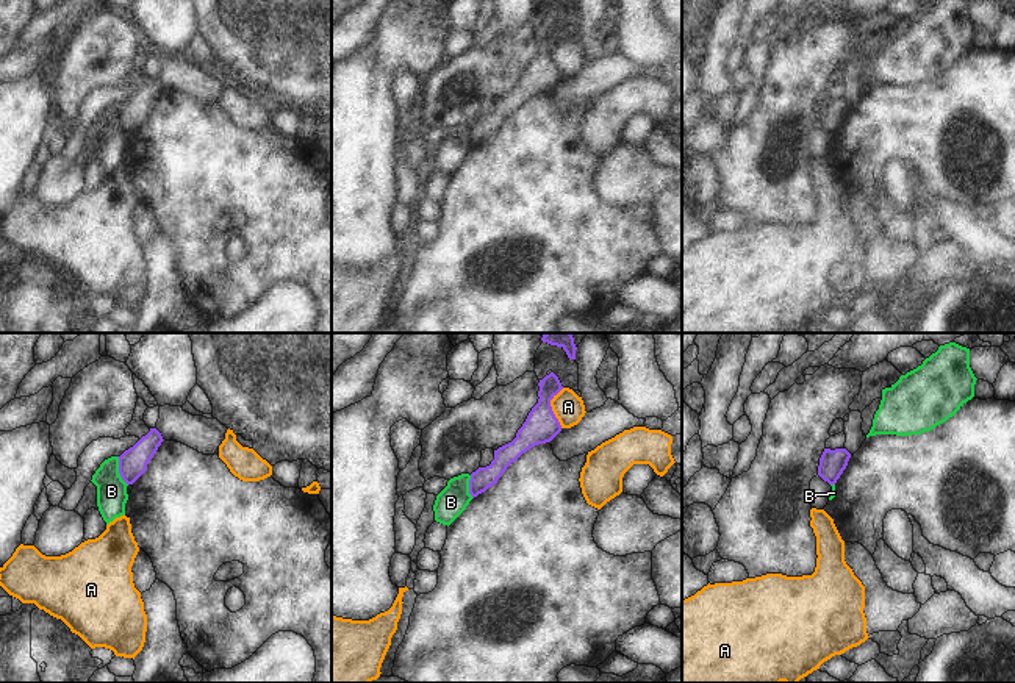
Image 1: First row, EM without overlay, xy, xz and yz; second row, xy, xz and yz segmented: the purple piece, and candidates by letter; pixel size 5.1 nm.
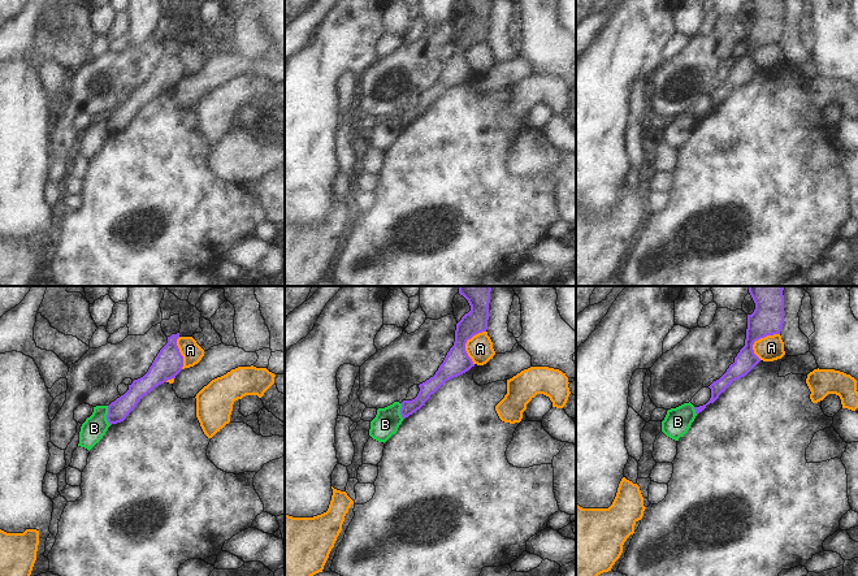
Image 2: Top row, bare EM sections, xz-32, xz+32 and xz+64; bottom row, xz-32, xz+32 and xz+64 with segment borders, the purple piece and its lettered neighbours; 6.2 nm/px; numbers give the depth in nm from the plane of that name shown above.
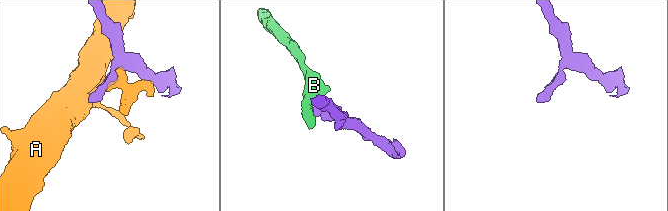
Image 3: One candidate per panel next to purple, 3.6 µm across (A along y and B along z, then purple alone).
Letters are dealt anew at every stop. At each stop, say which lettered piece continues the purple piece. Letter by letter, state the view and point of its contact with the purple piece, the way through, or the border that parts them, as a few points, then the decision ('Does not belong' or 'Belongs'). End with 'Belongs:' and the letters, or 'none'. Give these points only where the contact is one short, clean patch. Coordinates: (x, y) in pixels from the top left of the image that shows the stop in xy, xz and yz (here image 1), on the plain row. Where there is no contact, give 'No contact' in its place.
A: Touches purple at xz (551, 58). Does not belong
B: Touches purple at xy (119, 121). Boundary: xy (116, 107), (119, 125), (127, 135). Does not belong
Belongs: none.

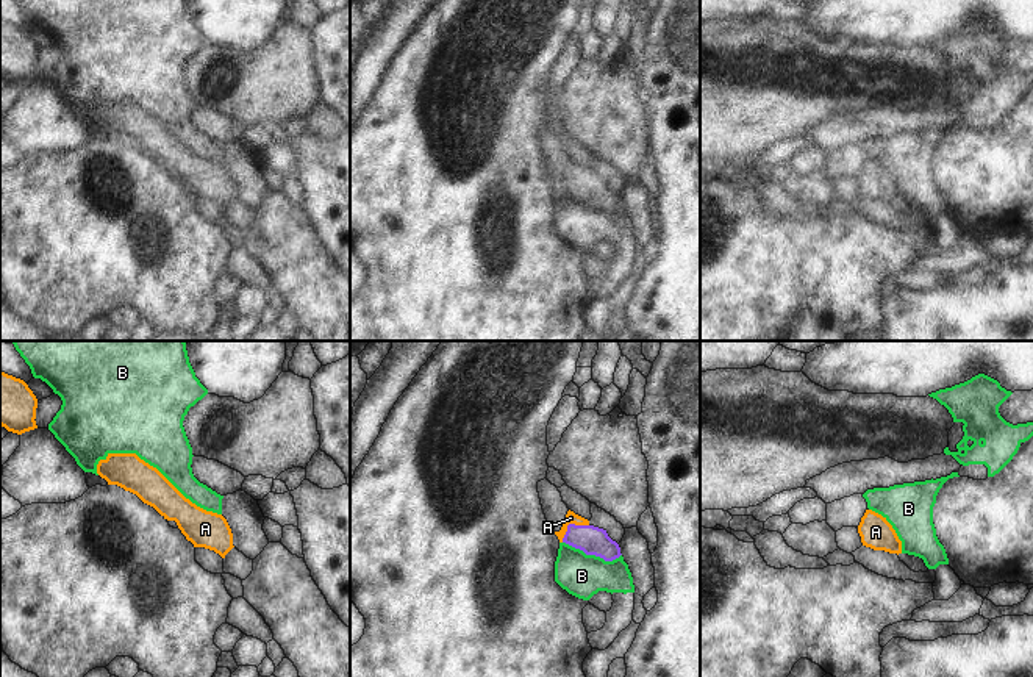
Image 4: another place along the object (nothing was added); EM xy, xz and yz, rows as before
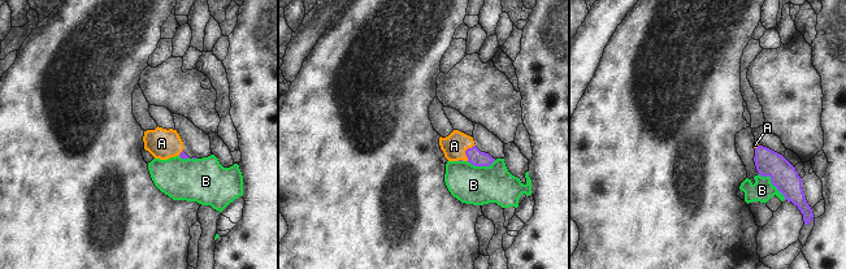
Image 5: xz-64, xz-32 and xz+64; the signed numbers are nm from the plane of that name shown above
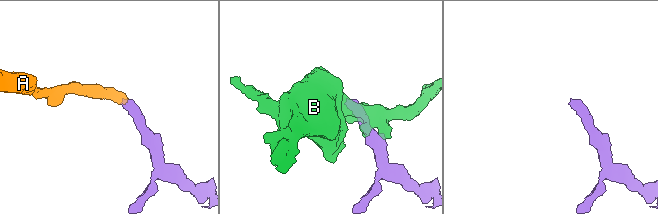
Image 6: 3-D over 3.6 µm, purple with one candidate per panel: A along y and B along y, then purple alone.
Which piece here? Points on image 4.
A: Touches purple at xz (569, 174). Path across: xz (591, 189), (580, 185), (569, 174), (571, 168). Belongs
B: Touches purple at xz (593, 204). Boundary: xz (563, 191), (605, 210), (614, 210), (621, 205). Does not belong
Belongs: A.

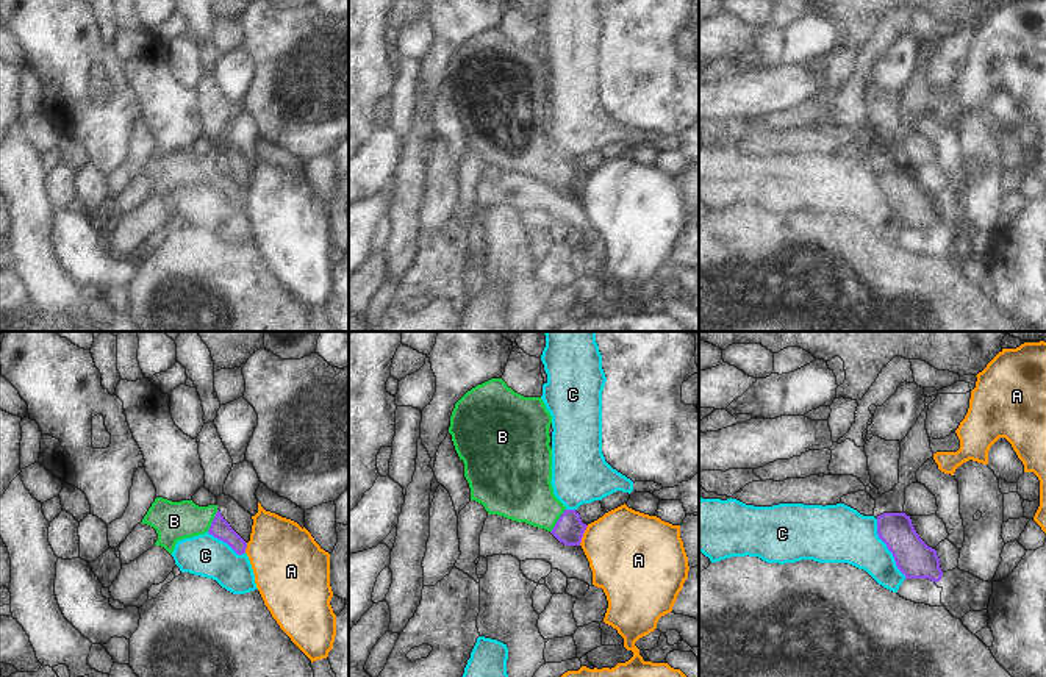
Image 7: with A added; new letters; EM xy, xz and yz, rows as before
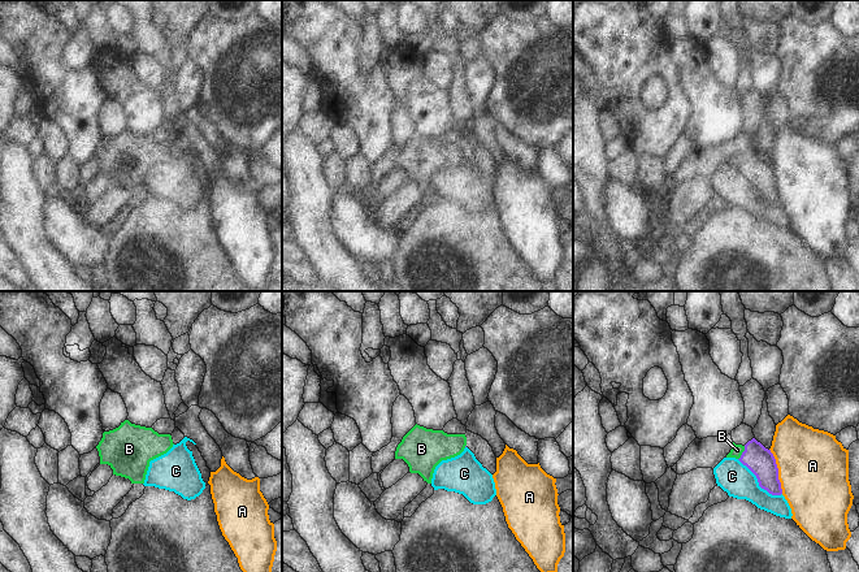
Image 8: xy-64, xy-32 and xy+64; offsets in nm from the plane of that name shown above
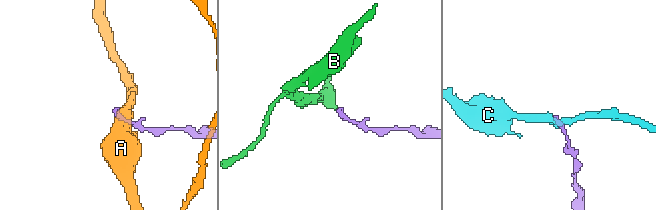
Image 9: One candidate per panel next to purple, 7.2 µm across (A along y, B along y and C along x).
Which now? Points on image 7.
A: Touches purple at xz (582, 185). Does not belong
B: Touches purple at xz (557, 171). Path across: xz (569, 179), (557, 171), (519, 139). Belongs
C: Touches purple at yz (888, 199). Does not belong
Belongs: B.

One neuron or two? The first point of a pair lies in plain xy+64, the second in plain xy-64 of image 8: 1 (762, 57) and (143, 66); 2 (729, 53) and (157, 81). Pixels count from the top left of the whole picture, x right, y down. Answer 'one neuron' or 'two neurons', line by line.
1: two neurons
2: one neuron

